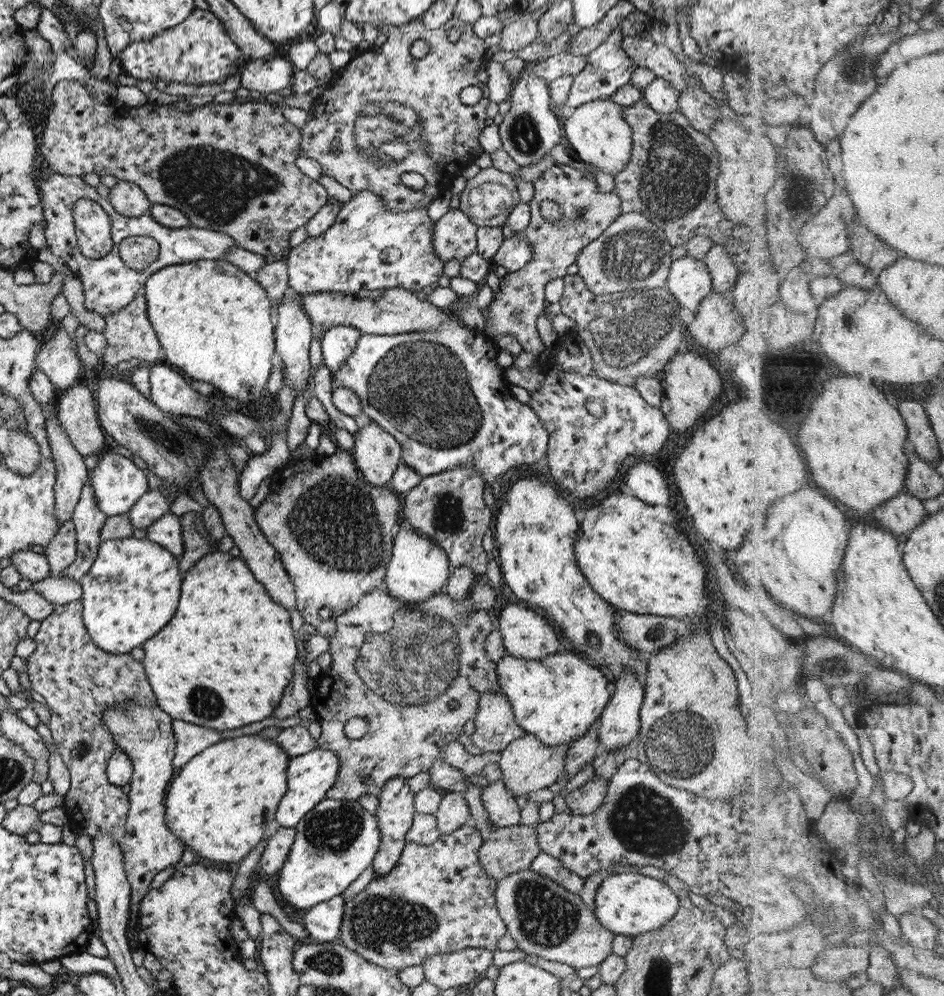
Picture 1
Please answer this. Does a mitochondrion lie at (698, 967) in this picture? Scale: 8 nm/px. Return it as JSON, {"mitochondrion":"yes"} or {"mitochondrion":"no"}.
{"mitochondrion":"yes"}

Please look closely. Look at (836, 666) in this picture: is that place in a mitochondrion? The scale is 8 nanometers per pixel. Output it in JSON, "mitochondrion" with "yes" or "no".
{"mitochondrion":"yes"}

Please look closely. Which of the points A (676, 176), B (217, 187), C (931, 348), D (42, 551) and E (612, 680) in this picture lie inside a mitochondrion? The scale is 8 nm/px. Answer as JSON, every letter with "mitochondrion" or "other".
{"A":"mitochondrion","B":"mitochondrion","C":"other","D":"other","E":"other"}

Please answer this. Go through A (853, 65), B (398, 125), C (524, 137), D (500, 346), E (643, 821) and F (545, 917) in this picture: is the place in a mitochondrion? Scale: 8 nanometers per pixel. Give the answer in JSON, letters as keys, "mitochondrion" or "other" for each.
{"A":"mitochondrion","B":"mitochondrion","C":"mitochondrion","D":"other","E":"mitochondrion","F":"mitochondrion"}

